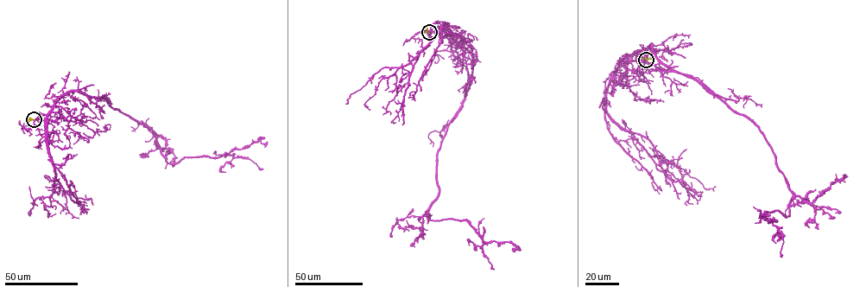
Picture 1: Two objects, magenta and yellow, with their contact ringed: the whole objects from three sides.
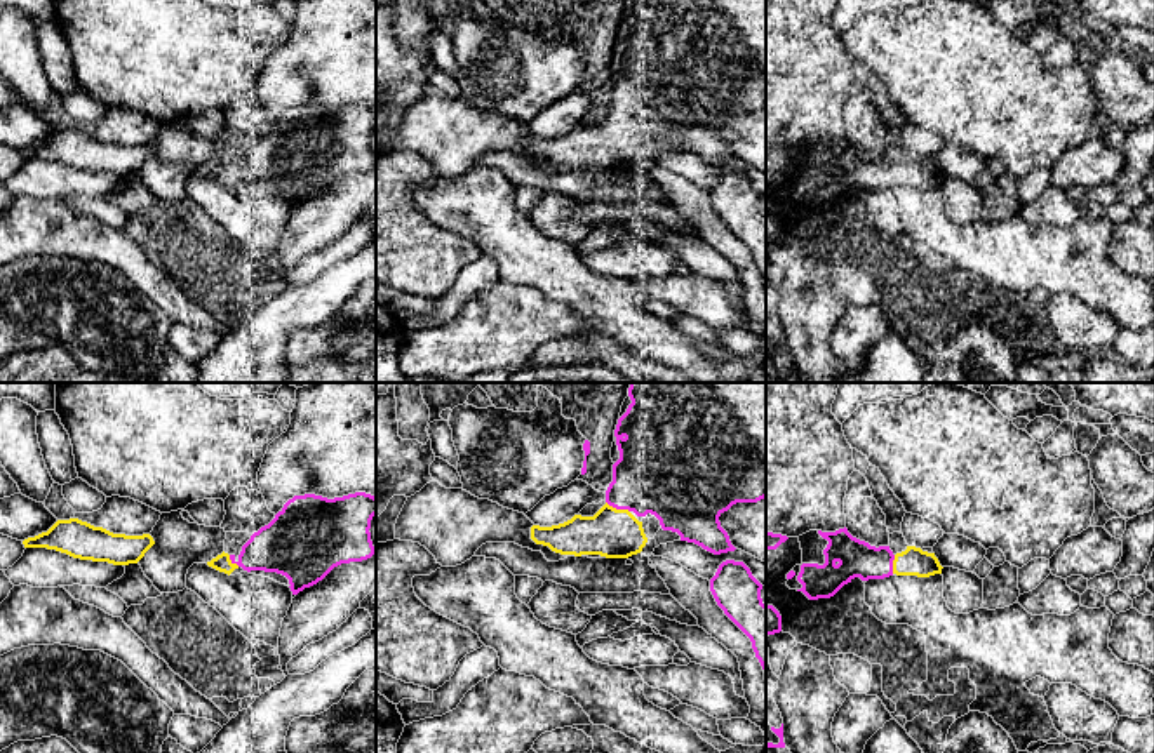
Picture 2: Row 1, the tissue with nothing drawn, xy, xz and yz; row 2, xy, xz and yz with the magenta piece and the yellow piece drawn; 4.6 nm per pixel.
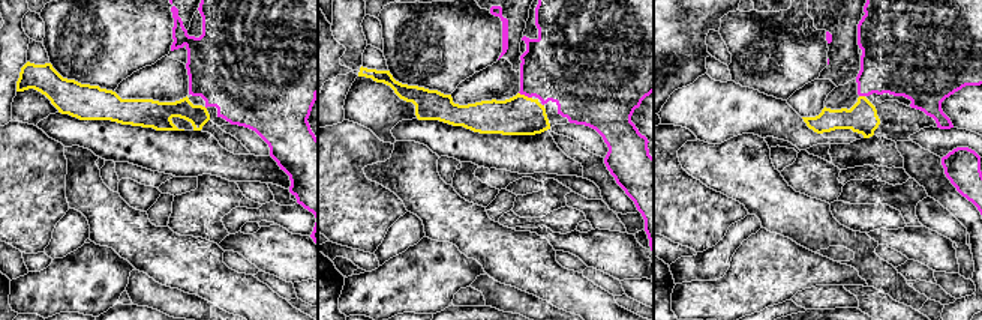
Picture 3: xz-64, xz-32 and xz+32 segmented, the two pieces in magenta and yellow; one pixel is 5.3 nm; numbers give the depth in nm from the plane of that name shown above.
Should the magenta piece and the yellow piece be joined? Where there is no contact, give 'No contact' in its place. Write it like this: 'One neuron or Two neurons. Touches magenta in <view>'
One neuron. Touches magenta in xz

